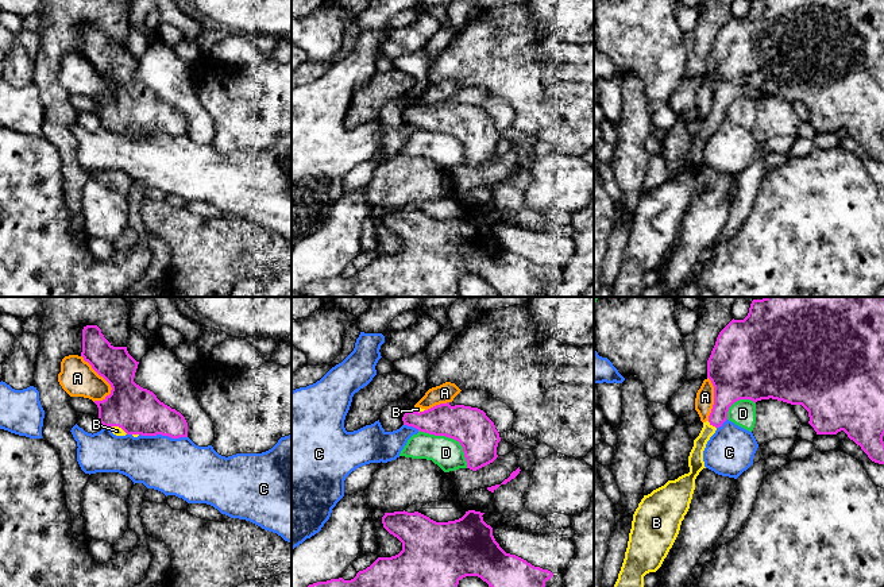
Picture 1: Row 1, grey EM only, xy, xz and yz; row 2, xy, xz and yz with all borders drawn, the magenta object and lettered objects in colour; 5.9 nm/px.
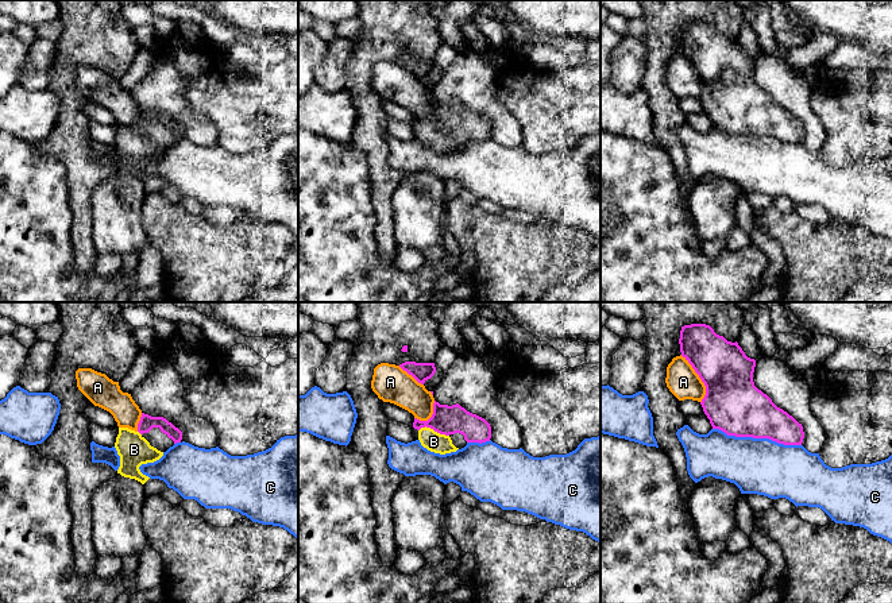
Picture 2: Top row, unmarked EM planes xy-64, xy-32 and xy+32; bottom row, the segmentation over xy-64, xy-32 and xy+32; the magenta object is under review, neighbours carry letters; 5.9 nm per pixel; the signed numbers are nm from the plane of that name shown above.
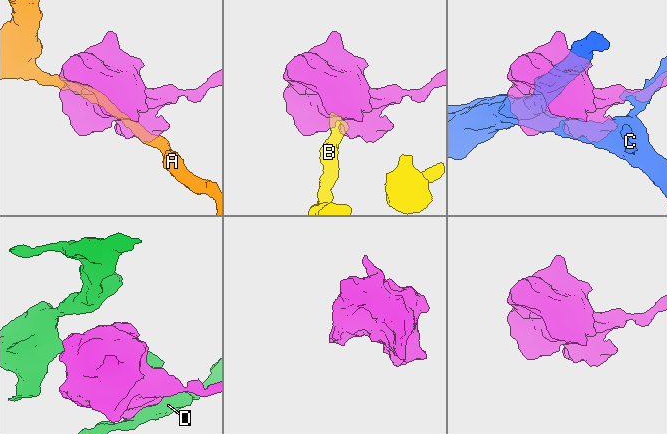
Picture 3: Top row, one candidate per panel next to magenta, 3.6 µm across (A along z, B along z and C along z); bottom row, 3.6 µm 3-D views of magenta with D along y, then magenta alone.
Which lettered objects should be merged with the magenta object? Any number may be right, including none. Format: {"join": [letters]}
{"join": ["B"]}

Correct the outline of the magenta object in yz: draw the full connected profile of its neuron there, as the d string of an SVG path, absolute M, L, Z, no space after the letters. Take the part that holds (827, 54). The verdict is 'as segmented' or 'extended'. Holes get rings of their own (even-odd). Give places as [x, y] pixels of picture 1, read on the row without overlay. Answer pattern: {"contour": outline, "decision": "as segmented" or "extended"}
{"contour": "M752 0L744 18L731 18L718 32L707 58L707 76L714 84L714 103L709 117L688 154L690 170L644 193L633 212L625 256L613 285L611 297L641 297L644 274L656 270L672 246L684 213L690 206L695 177L706 166L703 148L707 139L727 117L729 105L740 97L754 101L777 97L802 103L817 132L837 132L844 128L868 155L884 162L884 0Z", "decision": "extended"}

